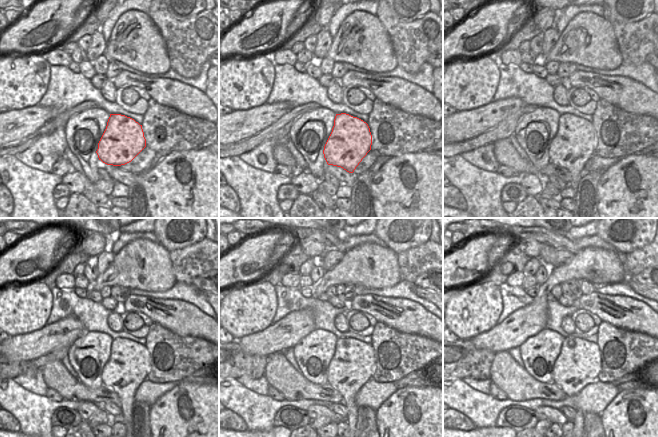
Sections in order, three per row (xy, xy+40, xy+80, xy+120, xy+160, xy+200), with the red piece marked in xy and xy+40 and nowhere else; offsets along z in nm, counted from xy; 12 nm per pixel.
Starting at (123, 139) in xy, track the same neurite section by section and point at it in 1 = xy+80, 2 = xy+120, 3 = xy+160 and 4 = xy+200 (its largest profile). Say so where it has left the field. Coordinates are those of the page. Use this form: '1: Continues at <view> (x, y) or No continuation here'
1: Continues at xy+80 (575, 143)
2: Continues at xy+120 (129, 364)
3: Continues at xy+160 (353, 364)
4: Continues at xy+200 (579, 362)

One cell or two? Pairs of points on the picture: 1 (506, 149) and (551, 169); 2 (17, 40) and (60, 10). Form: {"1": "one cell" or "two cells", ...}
{"1": "one cell", "2": "one cell"}

